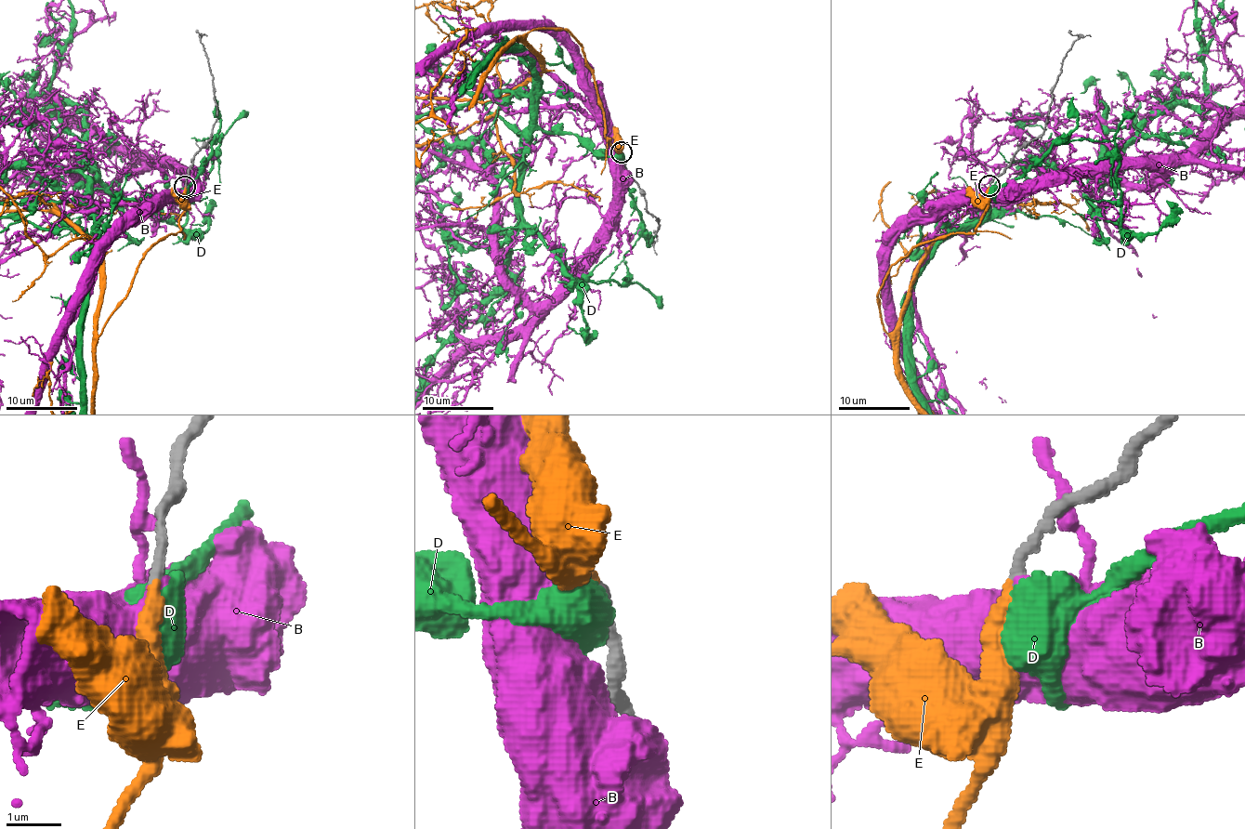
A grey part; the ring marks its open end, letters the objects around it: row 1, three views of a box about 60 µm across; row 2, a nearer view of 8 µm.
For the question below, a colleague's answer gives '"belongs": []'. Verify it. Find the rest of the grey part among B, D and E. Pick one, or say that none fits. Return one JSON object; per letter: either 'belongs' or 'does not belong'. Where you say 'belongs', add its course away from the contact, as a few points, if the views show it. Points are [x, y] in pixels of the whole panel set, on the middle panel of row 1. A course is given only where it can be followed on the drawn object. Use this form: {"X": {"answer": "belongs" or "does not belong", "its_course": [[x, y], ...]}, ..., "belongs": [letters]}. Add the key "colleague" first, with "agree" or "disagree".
{"colleague": "disagree", "B": {"answer": "does not belong"}, "D": {"answer": "does not belong"}, "E": {"answer": "belongs"}, "belongs": ["E"]}

